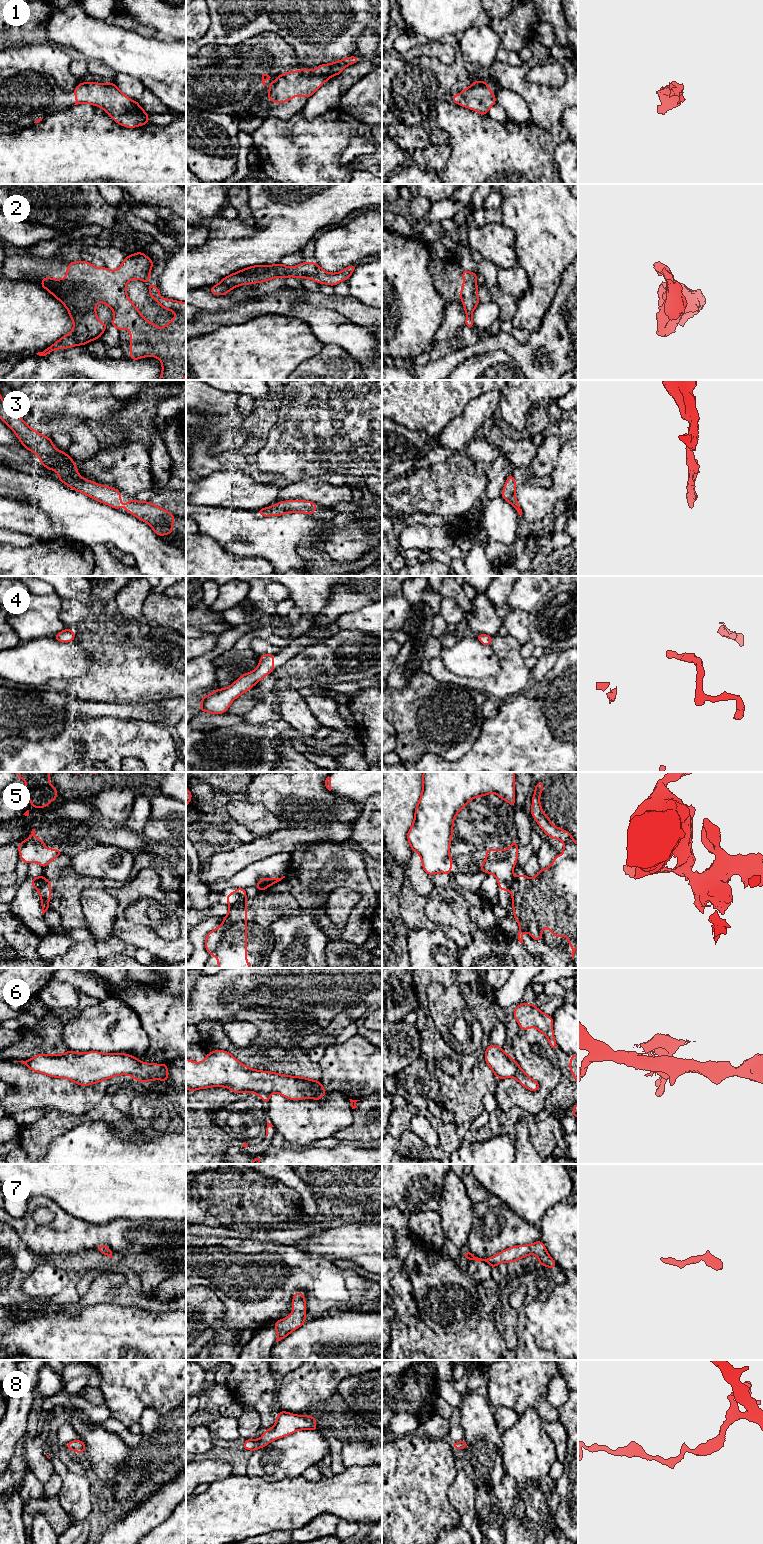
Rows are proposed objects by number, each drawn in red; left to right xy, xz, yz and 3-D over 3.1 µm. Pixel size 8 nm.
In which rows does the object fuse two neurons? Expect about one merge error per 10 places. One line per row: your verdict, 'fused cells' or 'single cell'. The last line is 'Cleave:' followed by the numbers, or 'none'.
1: single cell
2: single cell
3: single cell
4: single cell
5: fused cells
6: fused cells
7: single cell
8: single cell
Cleave: 5, 6

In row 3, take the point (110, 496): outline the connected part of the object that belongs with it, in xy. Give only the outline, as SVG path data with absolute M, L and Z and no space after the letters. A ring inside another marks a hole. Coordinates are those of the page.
M1 394L0 419L12 429L24 448L39 457L42 466L56 471L60 475L57 480L103 504L117 510L121 509L121 492L81 477L74 460L66 452L56 449L49 437L29 427L17 411L3 401Z

